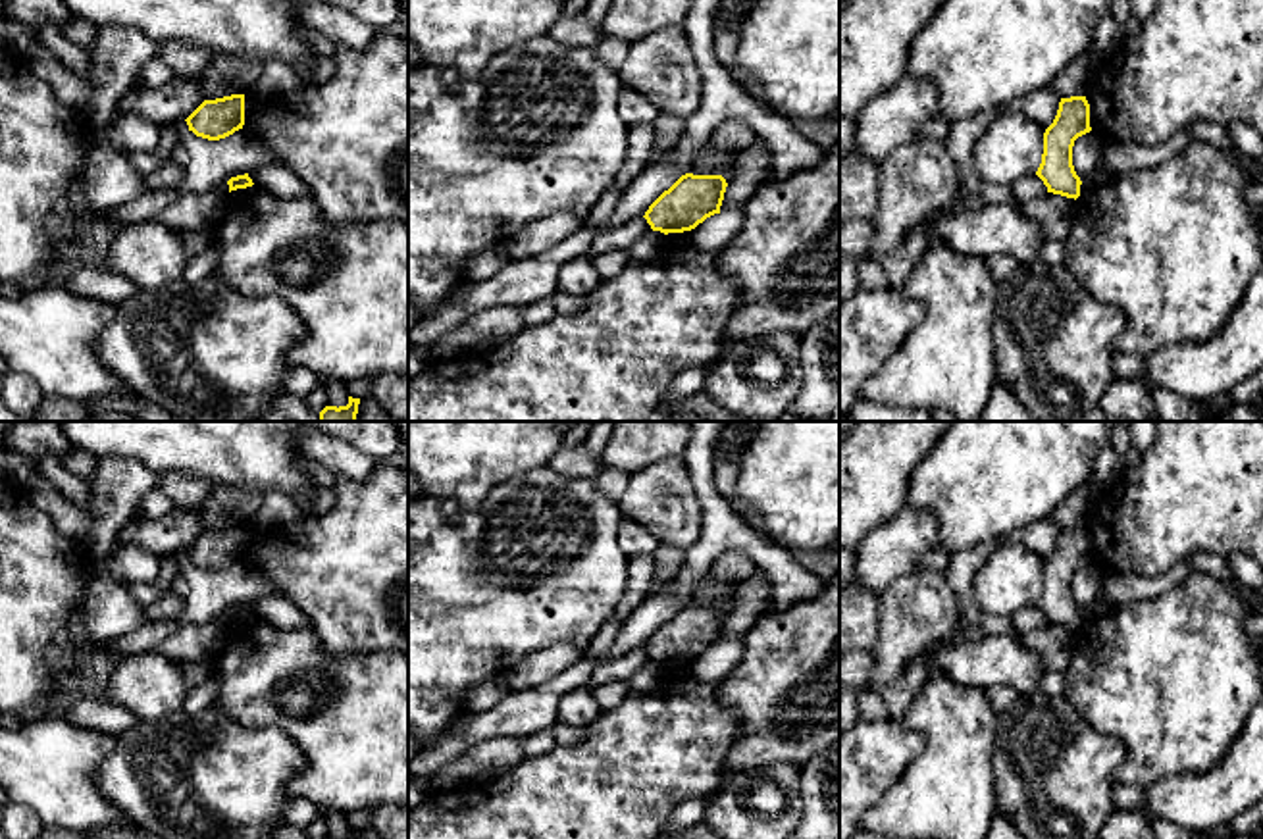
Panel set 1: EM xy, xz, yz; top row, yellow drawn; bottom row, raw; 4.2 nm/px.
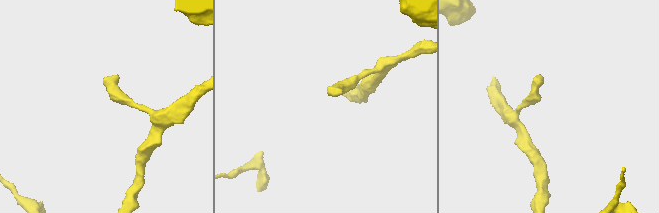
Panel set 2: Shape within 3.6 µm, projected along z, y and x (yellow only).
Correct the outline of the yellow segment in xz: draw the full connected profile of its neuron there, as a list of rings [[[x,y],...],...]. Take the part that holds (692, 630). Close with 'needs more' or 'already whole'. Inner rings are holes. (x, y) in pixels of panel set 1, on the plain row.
[[[682,606],[645,643],[653,662],[683,664],[695,660],[707,648],[720,645],[726,623],[722,606]]]; already whole

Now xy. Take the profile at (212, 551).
[[[245,525],[204,531],[185,552],[196,568],[225,570],[245,556]]]; already whole

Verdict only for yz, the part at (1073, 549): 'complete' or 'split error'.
complete

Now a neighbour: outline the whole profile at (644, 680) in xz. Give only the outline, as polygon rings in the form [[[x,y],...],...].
[[[649,662],[639,672],[633,674],[633,677],[628,681],[630,689],[635,693],[649,693],[660,679],[664,670],[664,664],[660,662]]]

